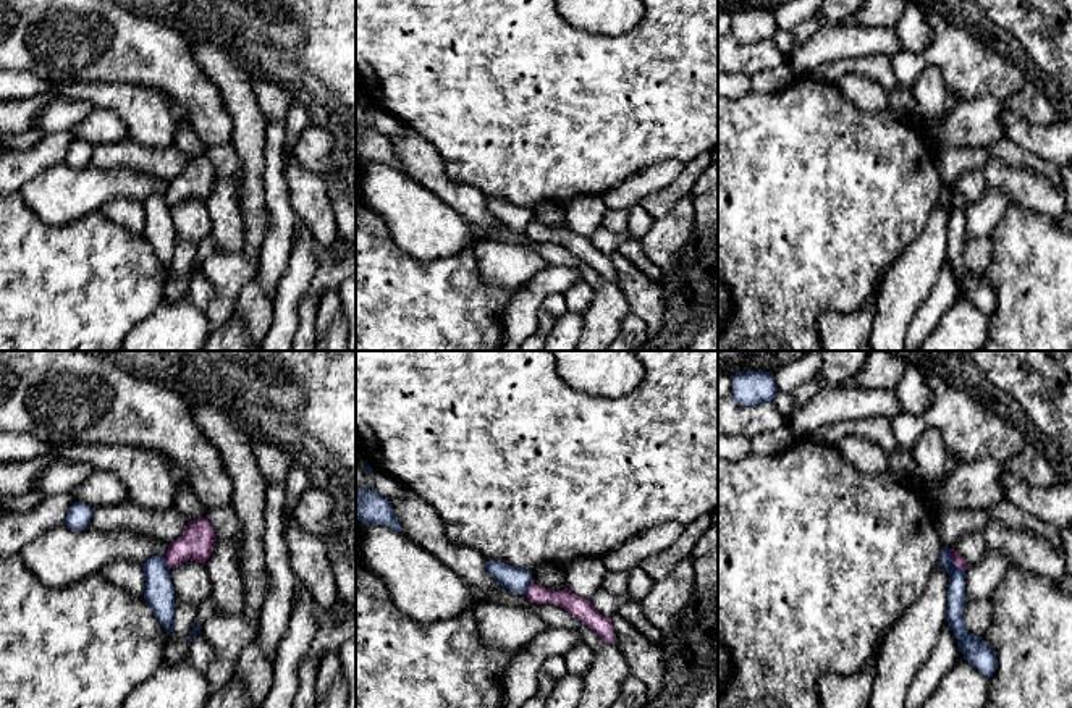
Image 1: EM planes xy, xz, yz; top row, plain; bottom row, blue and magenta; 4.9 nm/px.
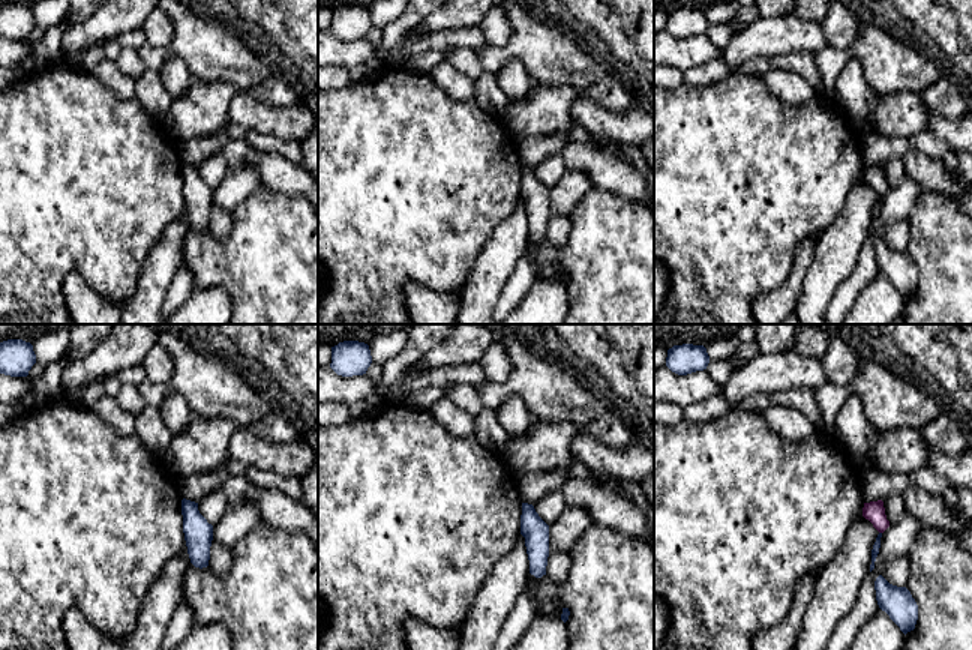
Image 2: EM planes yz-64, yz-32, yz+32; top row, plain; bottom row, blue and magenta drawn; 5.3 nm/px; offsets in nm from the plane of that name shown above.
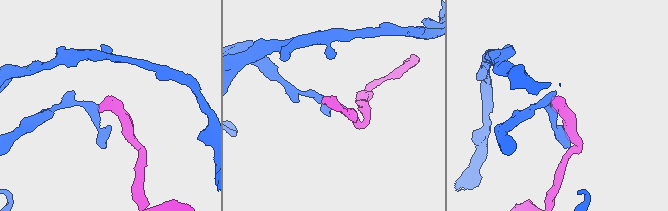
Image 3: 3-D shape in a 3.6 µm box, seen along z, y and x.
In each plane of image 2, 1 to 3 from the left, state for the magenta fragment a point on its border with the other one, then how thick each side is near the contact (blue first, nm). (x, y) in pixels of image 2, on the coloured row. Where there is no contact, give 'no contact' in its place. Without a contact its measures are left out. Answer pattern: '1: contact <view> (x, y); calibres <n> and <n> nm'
1: no contact
2: no contact
3: no contact

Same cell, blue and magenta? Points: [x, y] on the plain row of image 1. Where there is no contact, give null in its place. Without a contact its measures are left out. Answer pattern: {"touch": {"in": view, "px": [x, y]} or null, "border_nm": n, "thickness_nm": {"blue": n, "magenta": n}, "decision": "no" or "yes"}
{"touch": {"in": "yz", "px": [951, 199]}, "border_nm": 150, "thickness_nm": {"blue": 100, "magenta": 60}, "decision": "no"}

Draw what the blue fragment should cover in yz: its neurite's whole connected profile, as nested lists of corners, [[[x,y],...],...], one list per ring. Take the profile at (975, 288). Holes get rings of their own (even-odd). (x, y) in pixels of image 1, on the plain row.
[[[947,184],[941,186],[938,205],[949,210],[947,221],[947,267],[959,278],[959,289],[986,317],[996,310],[996,289],[978,273],[969,270],[964,260],[965,249],[965,209],[954,204]]]

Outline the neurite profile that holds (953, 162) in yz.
[[[949,147],[936,152],[935,163],[941,183],[952,186],[962,175],[983,166],[993,158],[990,149],[983,147]]]

